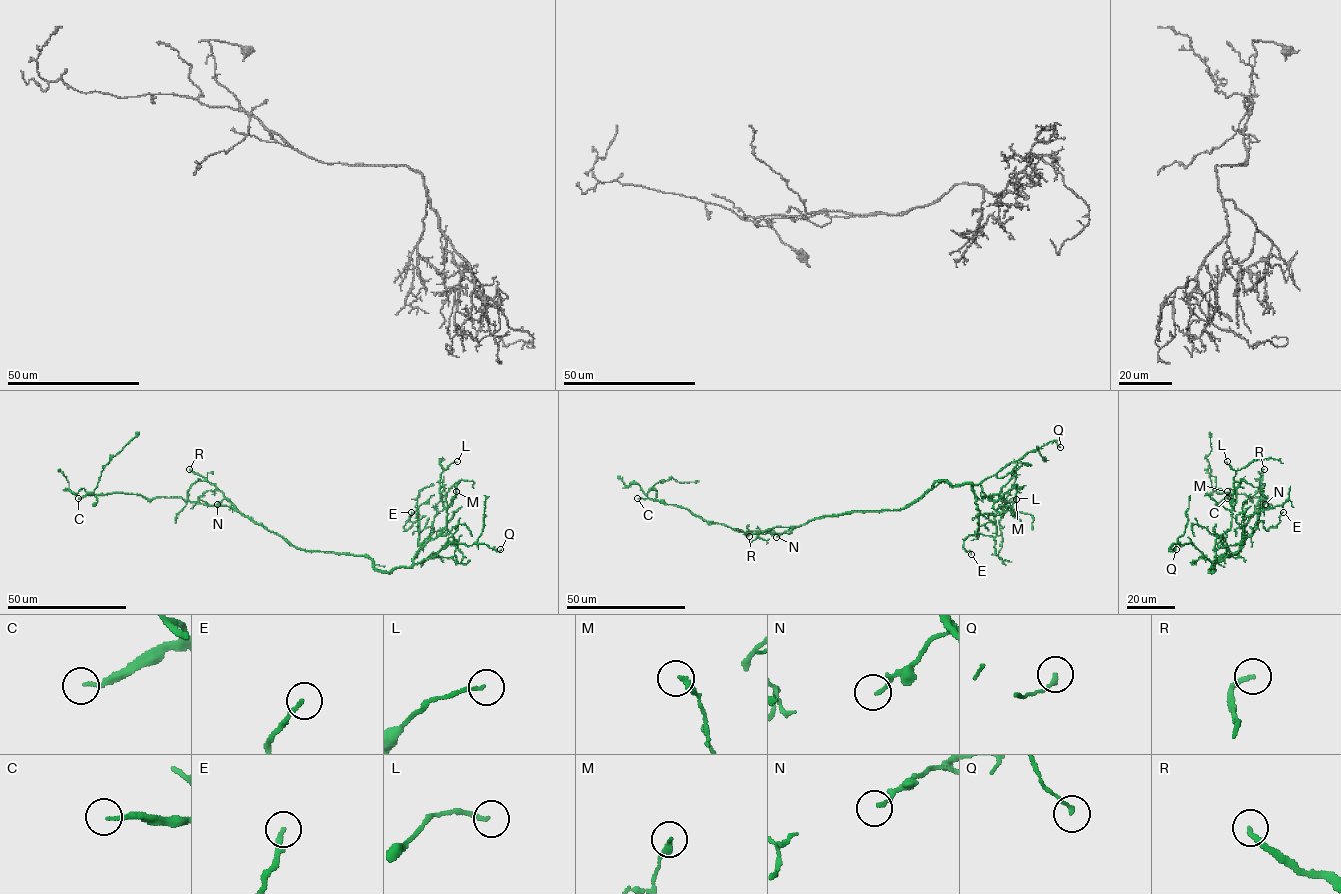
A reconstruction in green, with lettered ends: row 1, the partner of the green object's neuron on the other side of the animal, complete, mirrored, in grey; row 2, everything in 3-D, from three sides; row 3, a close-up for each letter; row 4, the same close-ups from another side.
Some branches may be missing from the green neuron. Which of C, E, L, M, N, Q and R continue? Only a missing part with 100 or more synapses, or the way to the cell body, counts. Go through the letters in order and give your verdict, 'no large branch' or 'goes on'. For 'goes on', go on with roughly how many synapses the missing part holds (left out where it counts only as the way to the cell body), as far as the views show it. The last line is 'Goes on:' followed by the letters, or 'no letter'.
C: goes on; about 200 synapses
E: no large branch
L: no large branch
M: no large branch
N: no large branch
Q: no large branch
R: goes on
Goes on: C, R

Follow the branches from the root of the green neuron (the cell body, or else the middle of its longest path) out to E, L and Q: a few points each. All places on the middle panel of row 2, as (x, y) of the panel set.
E: (848, 513), (903, 509), (936, 481), (970, 483), (979, 511), (978, 530), (964, 540), (971, 554)
L: (848, 513), (903, 509), (939, 481), (970, 483), (979, 499), (1000, 495), (1006, 503), (1000, 508), (1016, 499)
Q: (848, 513), (903, 509), (936, 481), (978, 484), (1049, 441), (1055, 441), (1060, 447)

